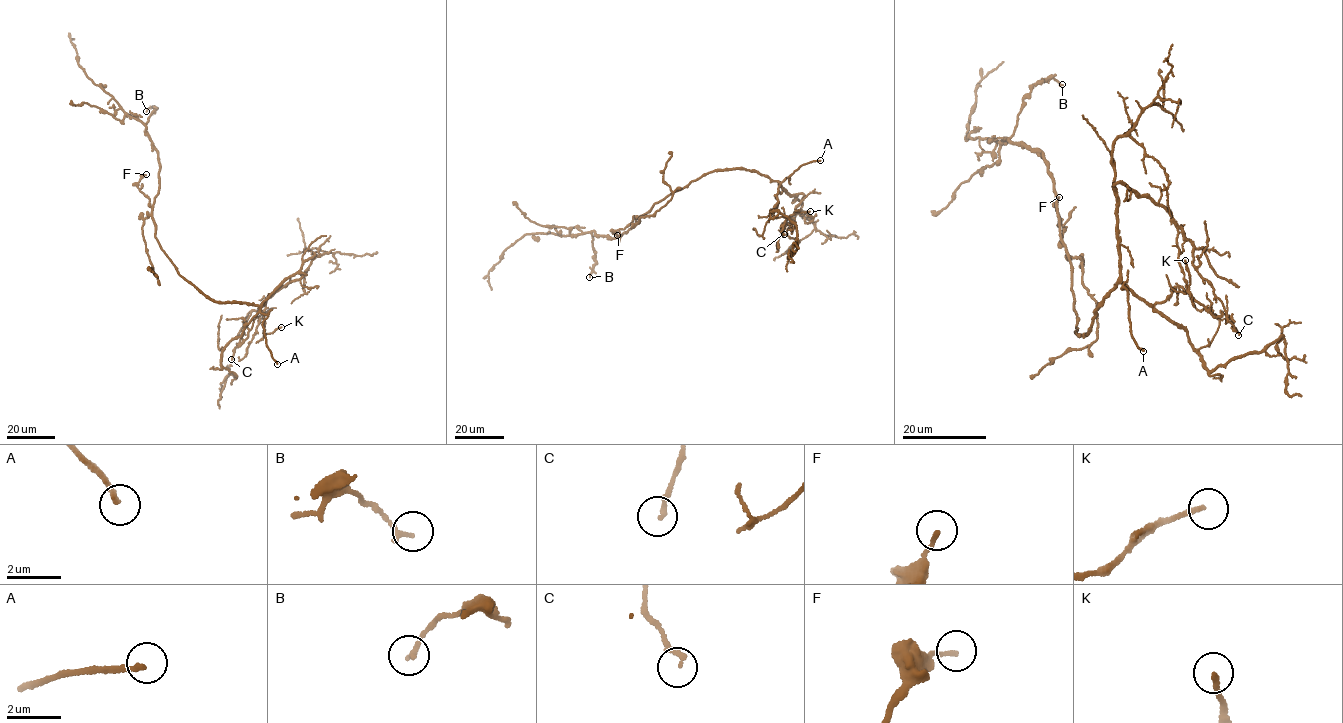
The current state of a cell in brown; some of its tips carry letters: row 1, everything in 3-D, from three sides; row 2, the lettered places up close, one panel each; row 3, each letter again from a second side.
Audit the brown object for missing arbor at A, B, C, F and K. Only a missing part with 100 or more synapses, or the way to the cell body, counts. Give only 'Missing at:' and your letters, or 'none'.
Missing at: A

